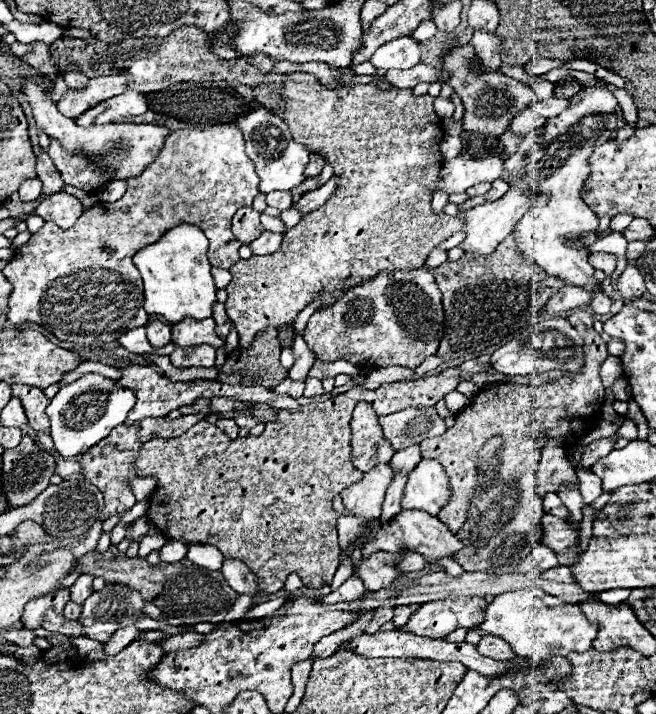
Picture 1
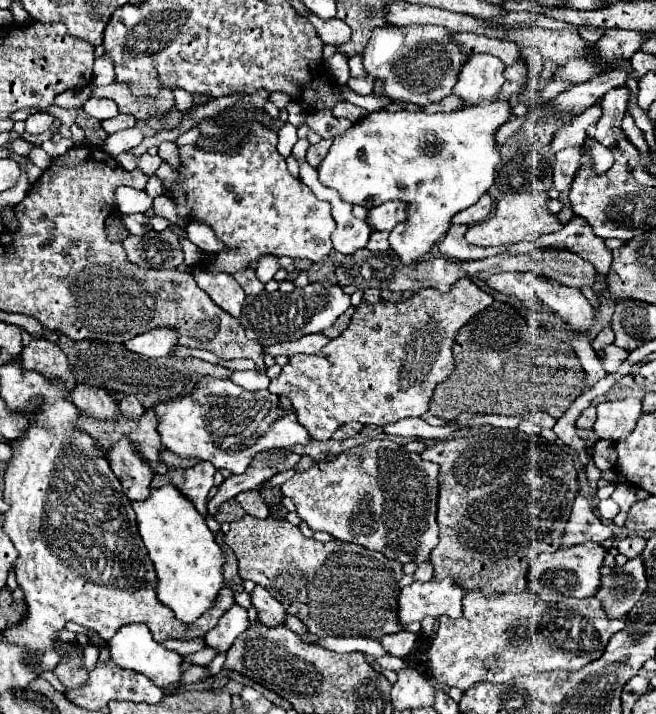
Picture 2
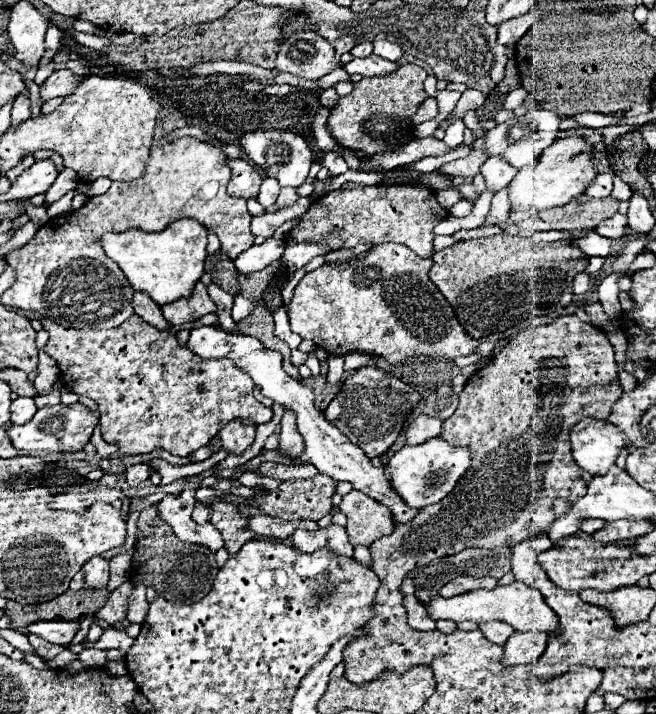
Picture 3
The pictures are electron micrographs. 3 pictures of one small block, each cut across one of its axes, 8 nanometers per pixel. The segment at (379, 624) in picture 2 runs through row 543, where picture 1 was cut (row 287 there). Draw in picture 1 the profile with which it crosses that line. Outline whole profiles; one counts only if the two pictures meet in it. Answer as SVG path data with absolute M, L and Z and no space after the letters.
M296 72L284 80L282 98L286 102L284 122L290 128L292 138L330 162L340 184L322 208L306 214L296 228L284 234L278 252L270 258L252 256L250 260L238 260L238 264L230 268L232 282L226 286L226 310L230 320L236 324L242 348L248 348L252 344L250 340L254 340L254 336L266 326L280 328L284 324L292 324L304 306L314 300L318 290L326 290L322 298L322 308L326 308L336 302L342 288L356 286L384 270L422 266L430 250L460 232L464 223L448 214L440 220L430 206L432 188L438 182L438 168L442 162L438 144L444 136L442 122L432 106L434 98L430 94L414 96L412 90L398 88L380 90L374 82L328 90L318 84L312 74Z

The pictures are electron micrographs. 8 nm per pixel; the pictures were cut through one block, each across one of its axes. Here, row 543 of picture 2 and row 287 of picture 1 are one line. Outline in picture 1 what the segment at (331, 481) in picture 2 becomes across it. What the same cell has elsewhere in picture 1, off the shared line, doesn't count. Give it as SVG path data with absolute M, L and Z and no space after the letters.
M426 264L412 270L390 270L382 272L362 284L348 288L342 296L326 306L324 310L316 310L304 328L304 340L316 354L316 358L324 362L346 360L354 366L372 366L372 368L386 368L386 366L404 366L416 368L424 362L424 358L432 356L438 350L438 344L444 336L444 312L442 300L436 286L436 270L428 268Z

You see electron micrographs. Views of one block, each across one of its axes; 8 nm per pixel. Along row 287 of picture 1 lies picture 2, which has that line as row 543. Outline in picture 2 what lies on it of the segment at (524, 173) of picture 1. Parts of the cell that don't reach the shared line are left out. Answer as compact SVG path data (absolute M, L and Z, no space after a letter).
M586 542L566 546L554 554L542 552L534 564L528 568L528 588L536 592L546 602L560 602L562 598L590 598L600 582L600 566L604 560L604 548L600 544Z

